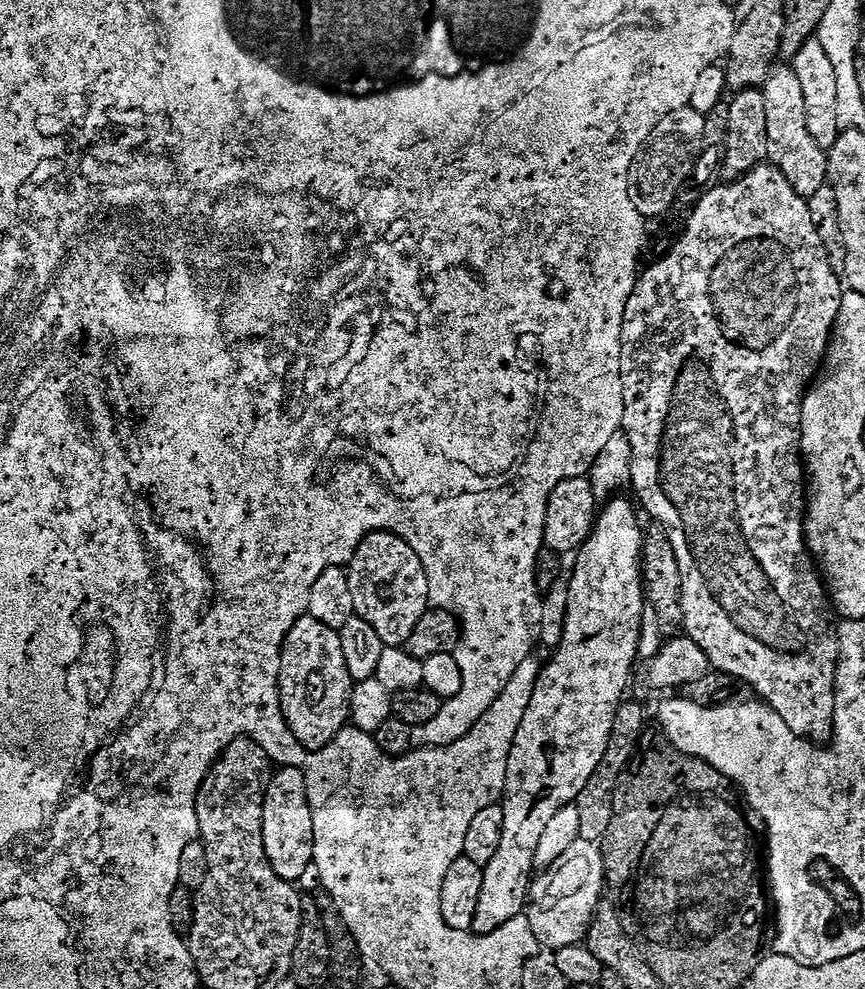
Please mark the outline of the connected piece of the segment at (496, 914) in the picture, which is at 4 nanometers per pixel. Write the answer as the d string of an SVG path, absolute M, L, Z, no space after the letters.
M498 838L495 841L496 849L492 852L488 864L483 865L484 877L482 878L482 894L478 898L478 910L472 919L472 932L478 936L485 936L494 930L498 930L510 918L521 915L528 903L528 889L531 888L534 879L534 871L537 867L536 852L530 848L518 848L518 842L514 838Z

